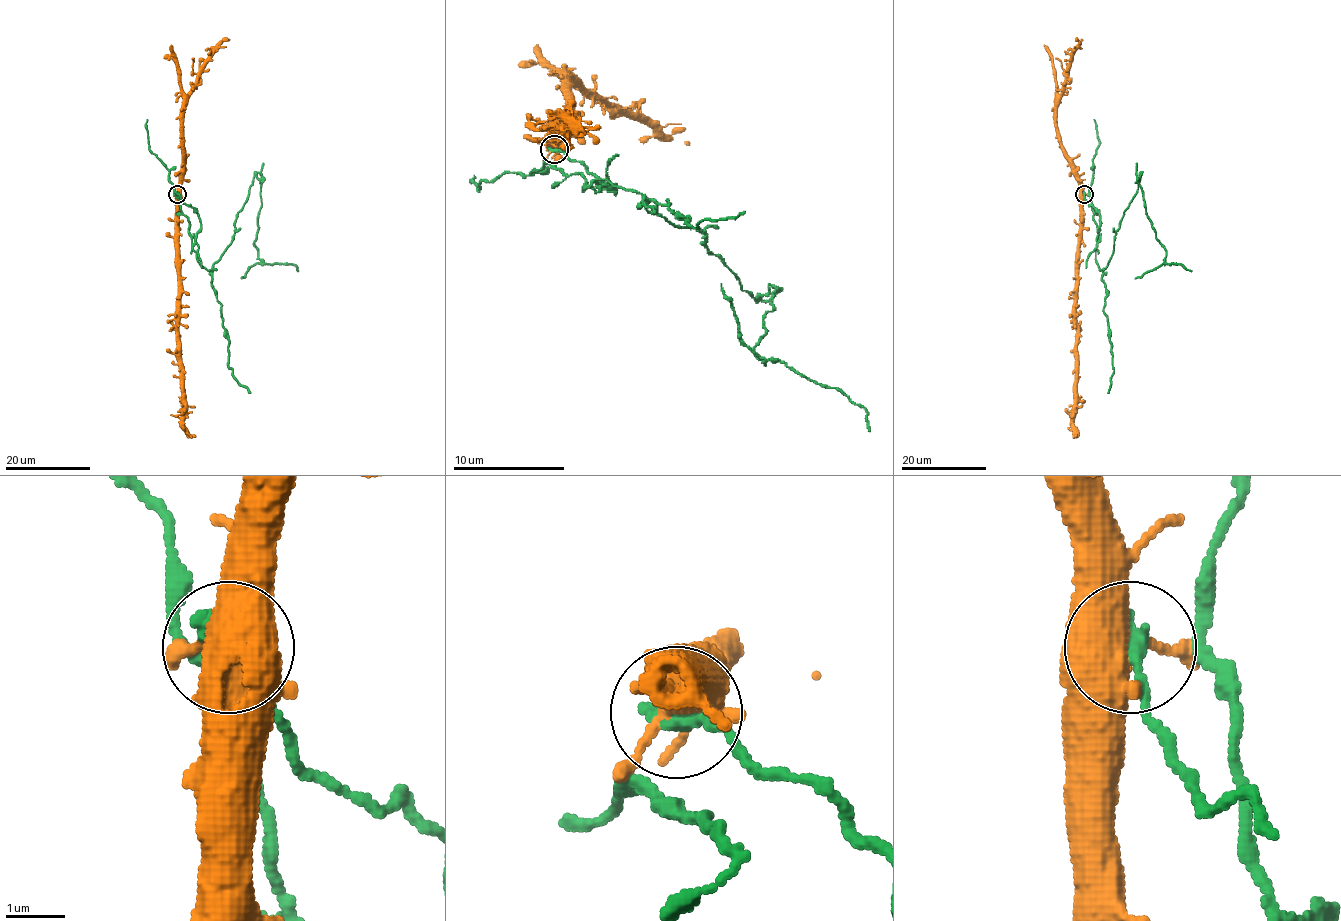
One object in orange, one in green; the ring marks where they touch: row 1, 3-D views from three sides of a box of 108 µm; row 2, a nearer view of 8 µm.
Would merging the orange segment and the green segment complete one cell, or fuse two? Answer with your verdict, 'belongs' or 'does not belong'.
does not belong

